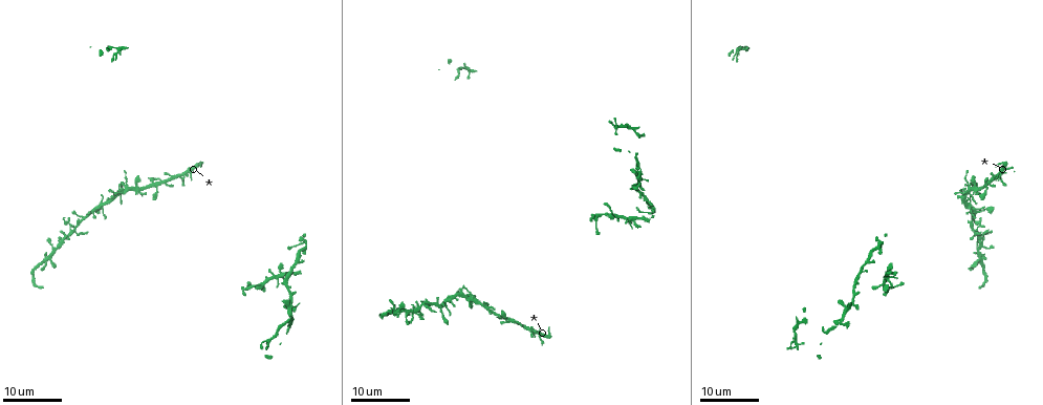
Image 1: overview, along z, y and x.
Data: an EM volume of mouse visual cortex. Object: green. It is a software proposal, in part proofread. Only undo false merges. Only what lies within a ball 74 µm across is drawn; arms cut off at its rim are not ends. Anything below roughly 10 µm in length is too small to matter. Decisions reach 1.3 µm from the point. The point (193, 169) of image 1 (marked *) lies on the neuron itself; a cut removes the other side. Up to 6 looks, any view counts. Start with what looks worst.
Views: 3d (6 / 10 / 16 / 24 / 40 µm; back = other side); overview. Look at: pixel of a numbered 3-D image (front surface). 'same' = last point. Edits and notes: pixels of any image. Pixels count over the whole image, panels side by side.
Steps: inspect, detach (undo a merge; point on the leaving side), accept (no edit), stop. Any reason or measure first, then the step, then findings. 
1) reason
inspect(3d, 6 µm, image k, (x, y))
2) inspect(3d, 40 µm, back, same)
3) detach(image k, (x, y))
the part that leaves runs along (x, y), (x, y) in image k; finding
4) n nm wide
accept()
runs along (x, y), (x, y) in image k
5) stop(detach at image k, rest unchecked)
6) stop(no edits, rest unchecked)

three arms meet
inspect(3d, 16 µm, image 1, (155, 189))

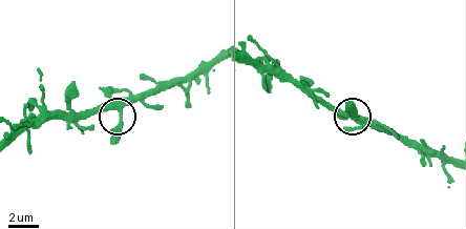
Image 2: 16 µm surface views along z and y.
inspect(3d, 6 µm, image 2, (122, 112))

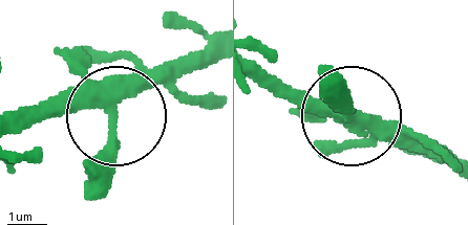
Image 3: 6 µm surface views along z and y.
inspect(3d, 6 µm, back, image 3, (111, 117))

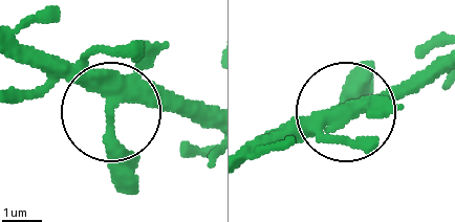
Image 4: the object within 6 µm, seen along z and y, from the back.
accept()
runs along (20, 47), (60, 60), (100, 93), (110, 163), (127, 191) in image 4; one neuron here

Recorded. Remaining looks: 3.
a fork
inspect(3d, 16 µm, image 1, (123, 184))

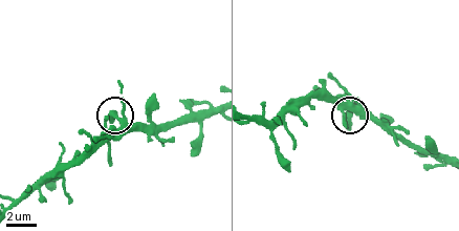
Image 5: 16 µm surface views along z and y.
inspect(3d, 10 µm, image 5, (115, 115))

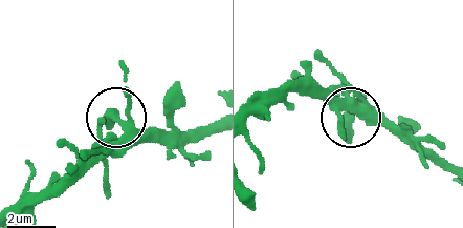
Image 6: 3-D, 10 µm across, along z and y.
3 arms
accept()
one neuron here

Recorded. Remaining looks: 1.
stop(no edits, rest unchecked)

